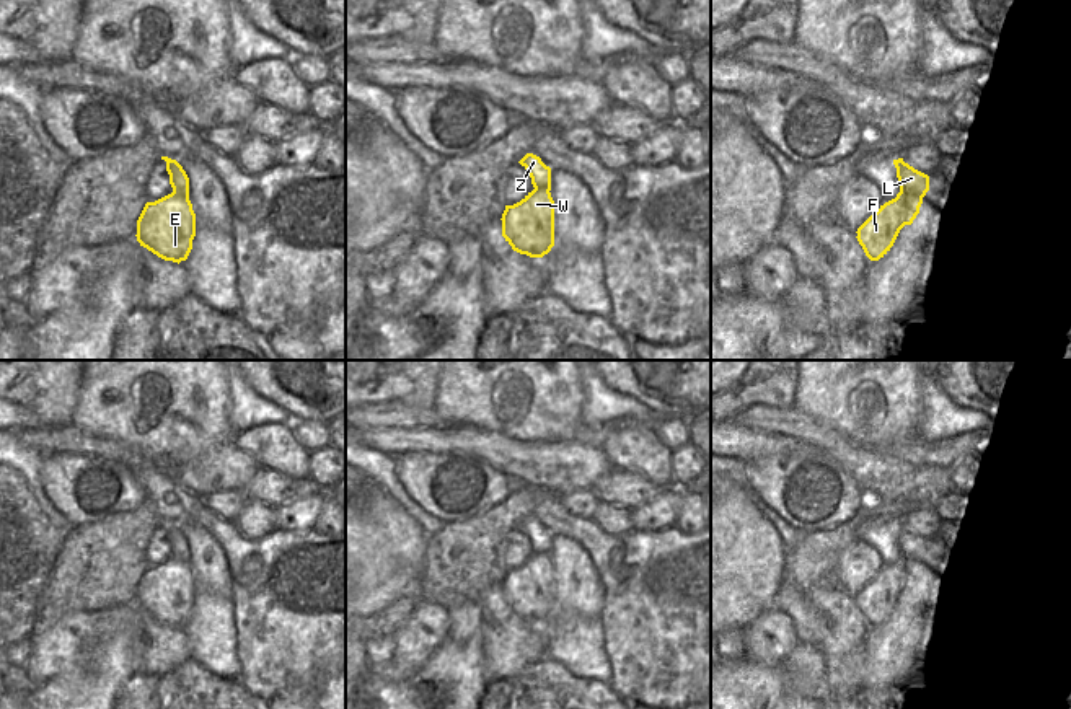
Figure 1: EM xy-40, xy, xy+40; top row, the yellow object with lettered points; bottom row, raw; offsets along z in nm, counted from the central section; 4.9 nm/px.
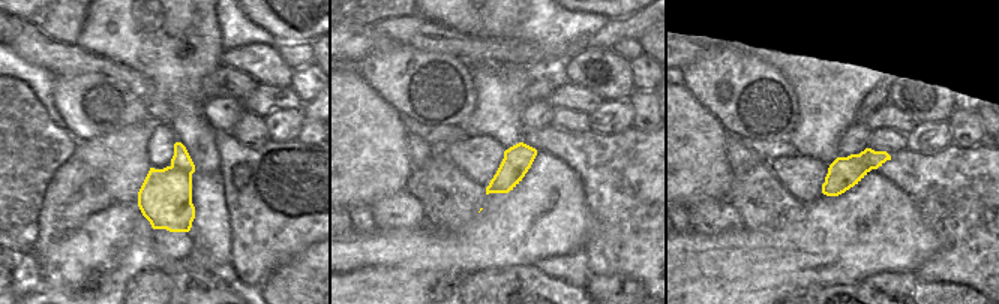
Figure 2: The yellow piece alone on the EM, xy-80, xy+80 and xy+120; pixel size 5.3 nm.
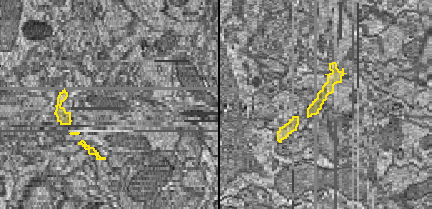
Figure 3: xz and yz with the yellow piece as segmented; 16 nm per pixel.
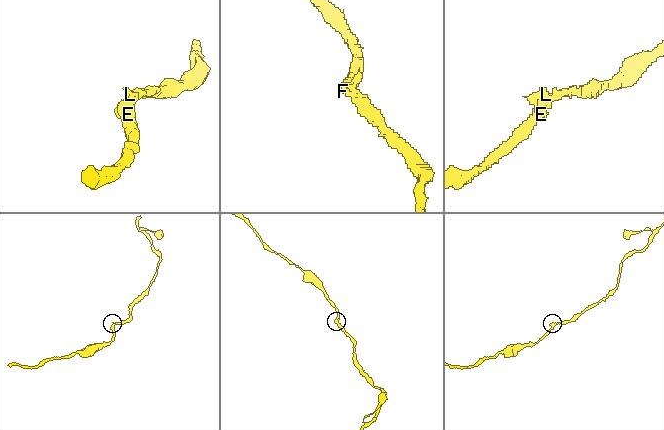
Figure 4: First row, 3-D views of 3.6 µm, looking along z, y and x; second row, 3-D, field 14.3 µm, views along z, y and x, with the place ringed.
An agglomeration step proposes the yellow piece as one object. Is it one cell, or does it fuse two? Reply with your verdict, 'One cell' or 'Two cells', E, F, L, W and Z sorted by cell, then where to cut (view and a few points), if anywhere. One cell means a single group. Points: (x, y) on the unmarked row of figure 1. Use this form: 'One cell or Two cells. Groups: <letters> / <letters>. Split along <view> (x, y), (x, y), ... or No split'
One cell. Groups: E F L W Z. No split

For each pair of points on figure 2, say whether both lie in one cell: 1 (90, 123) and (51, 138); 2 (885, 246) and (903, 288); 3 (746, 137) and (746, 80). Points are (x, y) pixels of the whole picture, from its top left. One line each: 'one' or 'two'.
1: two
2: two
3: two

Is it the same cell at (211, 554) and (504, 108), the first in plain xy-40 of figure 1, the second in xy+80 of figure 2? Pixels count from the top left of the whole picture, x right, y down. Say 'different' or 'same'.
different

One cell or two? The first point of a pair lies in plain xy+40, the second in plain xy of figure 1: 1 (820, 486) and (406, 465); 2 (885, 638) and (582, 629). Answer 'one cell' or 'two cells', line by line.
1: one cell
2: two cells

